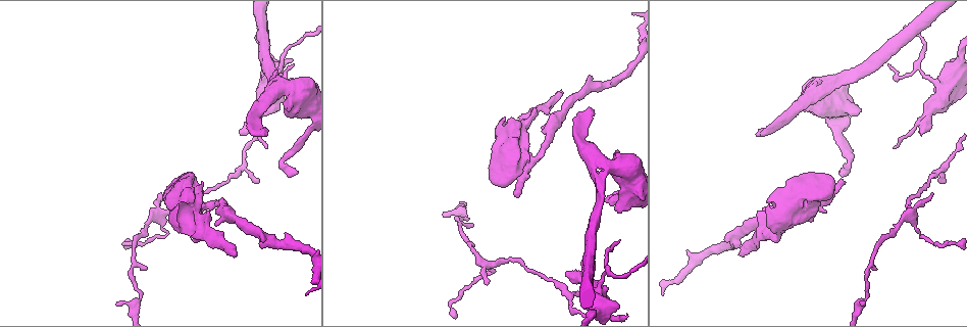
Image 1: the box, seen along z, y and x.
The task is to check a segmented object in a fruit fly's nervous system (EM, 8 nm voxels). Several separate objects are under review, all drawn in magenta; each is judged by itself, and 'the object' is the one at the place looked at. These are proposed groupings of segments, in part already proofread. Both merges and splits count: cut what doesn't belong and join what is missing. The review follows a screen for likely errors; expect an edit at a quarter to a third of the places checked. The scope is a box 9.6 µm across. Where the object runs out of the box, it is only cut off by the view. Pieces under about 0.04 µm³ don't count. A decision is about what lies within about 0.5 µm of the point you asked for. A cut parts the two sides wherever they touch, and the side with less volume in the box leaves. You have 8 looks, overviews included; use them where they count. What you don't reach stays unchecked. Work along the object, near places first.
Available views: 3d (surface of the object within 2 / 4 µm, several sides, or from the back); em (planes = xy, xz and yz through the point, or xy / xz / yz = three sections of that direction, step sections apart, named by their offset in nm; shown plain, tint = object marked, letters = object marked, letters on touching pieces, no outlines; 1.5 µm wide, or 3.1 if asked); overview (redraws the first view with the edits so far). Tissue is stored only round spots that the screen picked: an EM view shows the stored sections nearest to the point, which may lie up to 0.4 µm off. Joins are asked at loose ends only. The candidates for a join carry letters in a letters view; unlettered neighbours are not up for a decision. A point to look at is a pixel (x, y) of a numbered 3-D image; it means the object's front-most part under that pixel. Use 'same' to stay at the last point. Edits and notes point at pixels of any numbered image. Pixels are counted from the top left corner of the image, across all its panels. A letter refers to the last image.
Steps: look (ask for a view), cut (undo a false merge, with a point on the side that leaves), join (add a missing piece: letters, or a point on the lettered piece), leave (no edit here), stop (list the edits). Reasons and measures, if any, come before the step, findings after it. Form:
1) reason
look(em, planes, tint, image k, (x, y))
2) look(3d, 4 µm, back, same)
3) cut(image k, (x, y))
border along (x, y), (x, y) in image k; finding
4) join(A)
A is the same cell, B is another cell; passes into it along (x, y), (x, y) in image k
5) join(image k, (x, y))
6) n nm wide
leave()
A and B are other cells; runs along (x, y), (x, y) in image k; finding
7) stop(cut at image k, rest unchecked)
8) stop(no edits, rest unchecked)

tapers out
look(em, planes, letters, image 1, (484, 283))

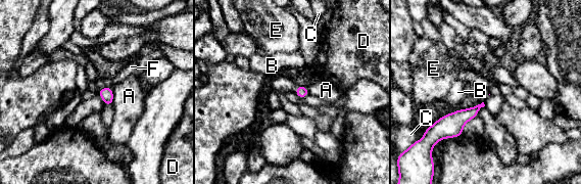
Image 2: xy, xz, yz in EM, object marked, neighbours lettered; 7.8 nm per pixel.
B touches over 150 nm
leave()
A, B, C, D, E and F are other cells; no lettered piece goes on from it

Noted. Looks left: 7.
tapers out
look(3d, 2 µm, back, image 1, (941, 181))

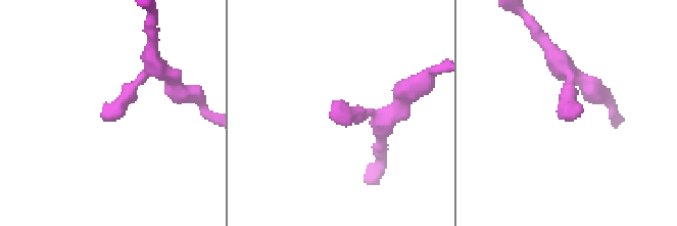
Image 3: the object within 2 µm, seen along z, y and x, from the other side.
need the tissue
look(em, yz, step 8, letters, image 3, (329, 116))

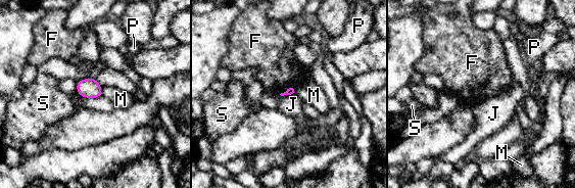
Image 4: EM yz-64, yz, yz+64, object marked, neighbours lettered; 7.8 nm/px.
leave()
F, J, M, P and S are other cells; border along (293, 88), (288, 88), (280, 94) in image 4; no lettered piece goes on from it

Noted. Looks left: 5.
branch stops here
look(em, planes, letters, image 1, (757, 133))

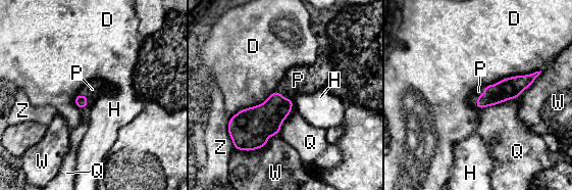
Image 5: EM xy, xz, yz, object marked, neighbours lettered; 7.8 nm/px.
join(P)
P is the same cell, D, H, Q, W and Z are other cells; passes into it along (509, 88), (478, 96), (478, 91) in image 5; the cell continues

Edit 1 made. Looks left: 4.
stop(join at image 5, rest unchecked)

